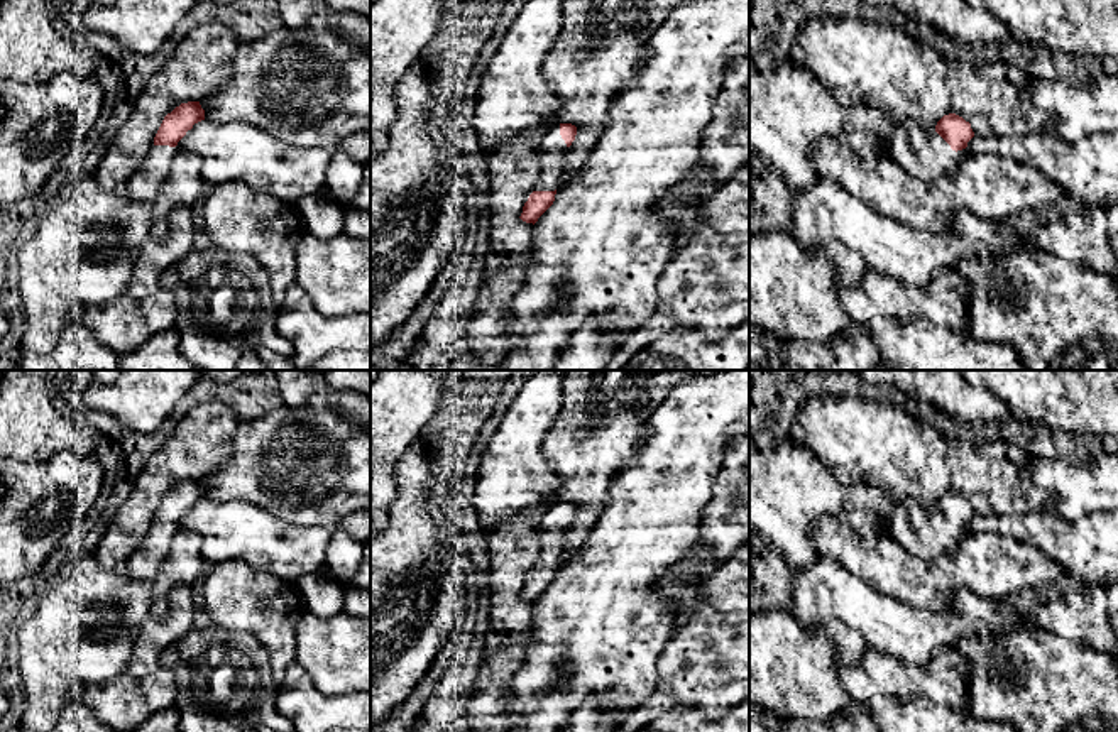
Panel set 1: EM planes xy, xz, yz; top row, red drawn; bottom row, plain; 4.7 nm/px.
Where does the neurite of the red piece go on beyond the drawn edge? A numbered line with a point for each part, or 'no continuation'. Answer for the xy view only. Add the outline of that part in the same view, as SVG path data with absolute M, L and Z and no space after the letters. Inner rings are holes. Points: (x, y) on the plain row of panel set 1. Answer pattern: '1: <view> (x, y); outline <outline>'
1: xy (144, 563); outline M152 524L145 538L127 558L127 570L137 580L154 580L169 553L173 534L178 526Z

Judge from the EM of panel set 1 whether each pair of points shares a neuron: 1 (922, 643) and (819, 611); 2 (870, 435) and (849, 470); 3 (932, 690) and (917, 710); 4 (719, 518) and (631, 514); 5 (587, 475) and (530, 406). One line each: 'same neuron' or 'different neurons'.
1: same neuron
2: same neuron
3: different neurons
4: different neurons
5: different neurons

